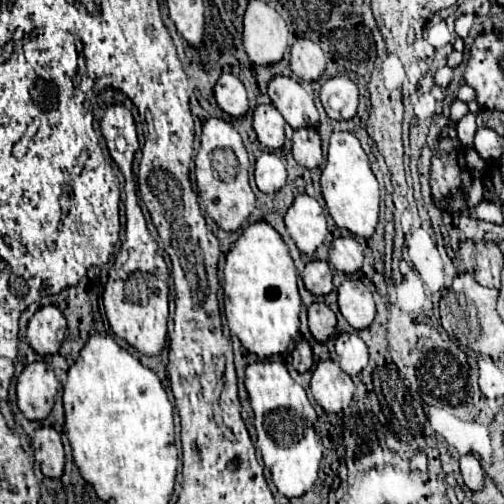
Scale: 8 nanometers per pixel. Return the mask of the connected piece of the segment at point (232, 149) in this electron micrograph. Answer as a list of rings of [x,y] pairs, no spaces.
[[[209,119],[203,125],[201,149],[195,157],[195,163],[197,163],[195,177],[197,177],[199,197],[205,205],[207,215],[223,231],[237,231],[255,209],[255,193],[251,191],[247,177],[247,169],[249,169],[247,149],[231,123],[223,119]]]

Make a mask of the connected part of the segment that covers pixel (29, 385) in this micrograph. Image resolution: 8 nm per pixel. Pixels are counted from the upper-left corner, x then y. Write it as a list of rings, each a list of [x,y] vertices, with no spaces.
[[[47,363],[27,365],[17,381],[17,407],[29,421],[47,419],[55,403],[57,385],[59,381]]]

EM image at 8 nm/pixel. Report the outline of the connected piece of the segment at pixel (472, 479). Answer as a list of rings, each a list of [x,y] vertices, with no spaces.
[[[467,453],[459,459],[459,463],[461,463],[461,475],[463,475],[465,485],[471,491],[479,491],[483,487],[483,469],[479,465],[479,459],[473,457],[471,453]]]

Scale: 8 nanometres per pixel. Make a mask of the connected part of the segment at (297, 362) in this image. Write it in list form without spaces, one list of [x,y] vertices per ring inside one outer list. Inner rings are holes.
[[[301,341],[297,343],[293,355],[291,355],[291,363],[293,367],[299,371],[299,373],[307,373],[313,365],[313,353],[311,353],[311,347],[307,341]]]

